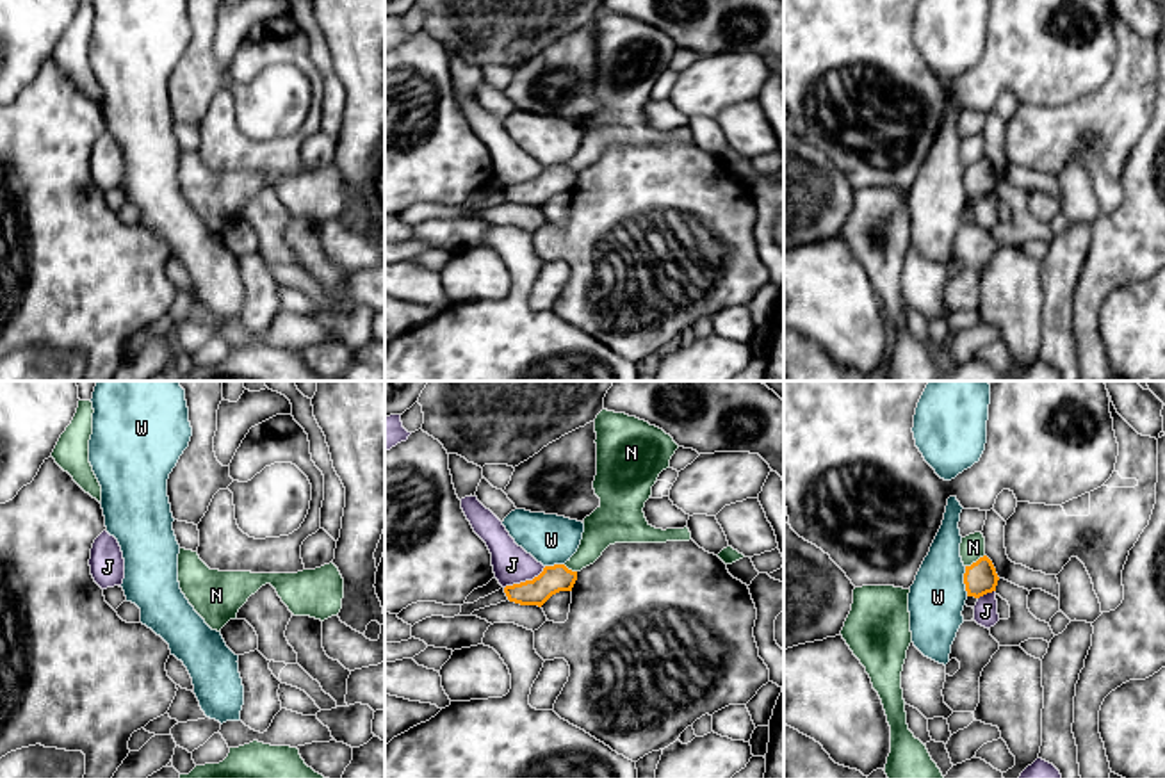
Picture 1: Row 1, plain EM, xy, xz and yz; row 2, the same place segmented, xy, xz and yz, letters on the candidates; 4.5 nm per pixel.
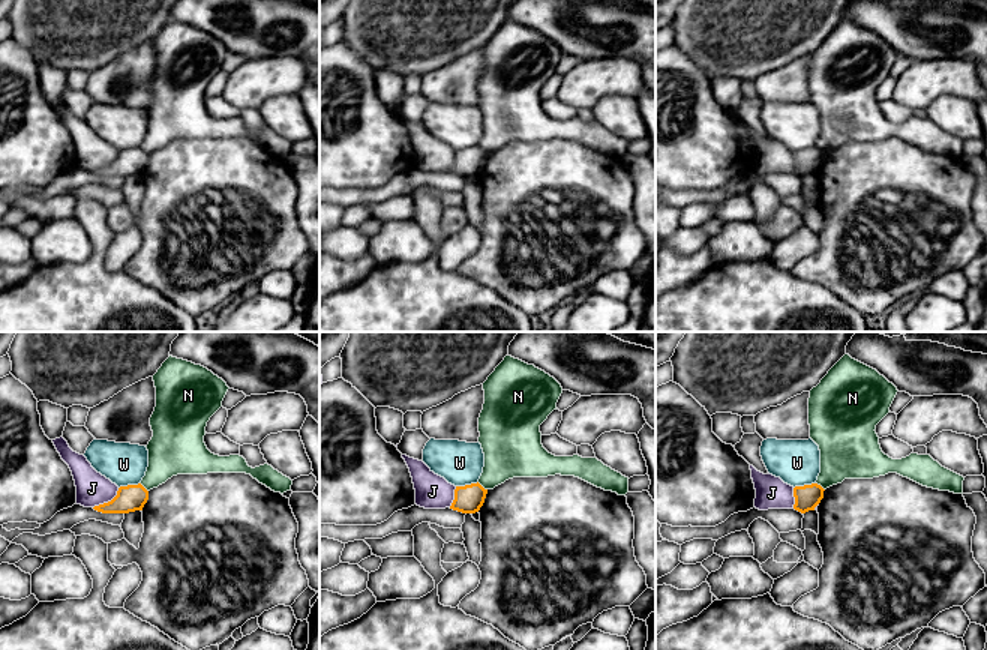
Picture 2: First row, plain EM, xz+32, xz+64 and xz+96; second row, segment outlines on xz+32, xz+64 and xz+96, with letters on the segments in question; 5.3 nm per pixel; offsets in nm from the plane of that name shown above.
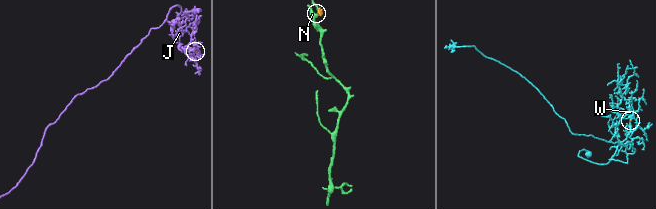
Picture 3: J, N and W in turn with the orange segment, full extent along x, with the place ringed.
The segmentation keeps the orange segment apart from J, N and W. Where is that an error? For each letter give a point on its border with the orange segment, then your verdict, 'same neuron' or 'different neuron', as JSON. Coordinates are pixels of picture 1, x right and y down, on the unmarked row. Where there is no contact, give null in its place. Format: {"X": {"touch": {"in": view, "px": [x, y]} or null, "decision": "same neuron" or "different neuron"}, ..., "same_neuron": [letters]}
{"J": {"touch": {"in": "xz", "px": [526, 182]}, "decision": "different neuron"}, "N": {"touch": {"in": "yz", "px": [977, 162]}, "decision": "different neuron"}, "W": {"touch": {"in": "yz", "px": [964, 182]}, "decision": "different neuron"}, "same_neuron": []}

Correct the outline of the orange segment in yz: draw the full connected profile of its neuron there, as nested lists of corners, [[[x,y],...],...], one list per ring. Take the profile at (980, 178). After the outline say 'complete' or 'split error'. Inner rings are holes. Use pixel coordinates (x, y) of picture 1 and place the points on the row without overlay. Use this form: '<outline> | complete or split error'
[[[987,157],[980,158],[971,167],[965,167],[964,185],[967,198],[980,199],[987,194],[996,192],[998,182],[999,178],[996,174],[996,169]]] | complete

